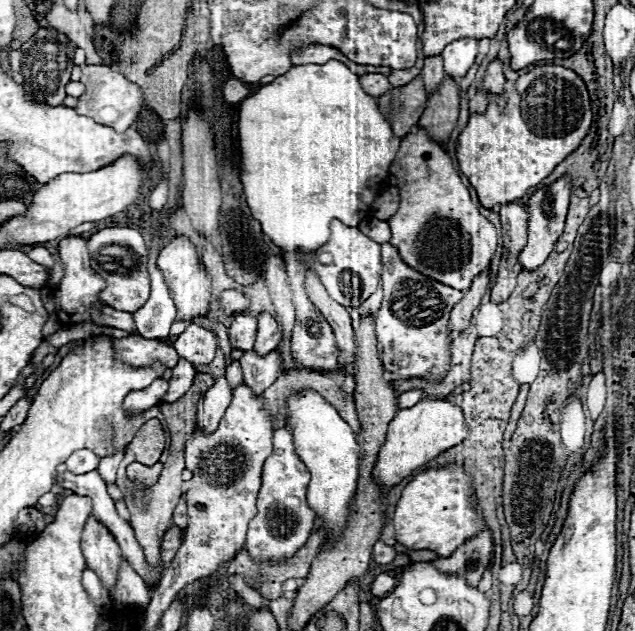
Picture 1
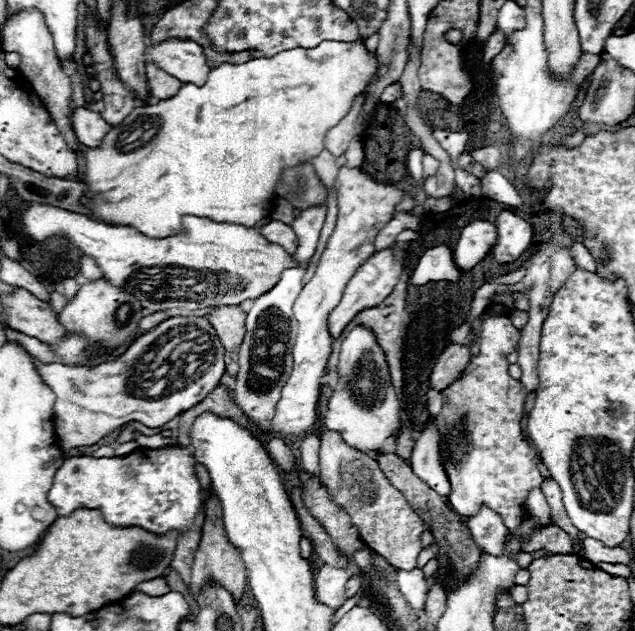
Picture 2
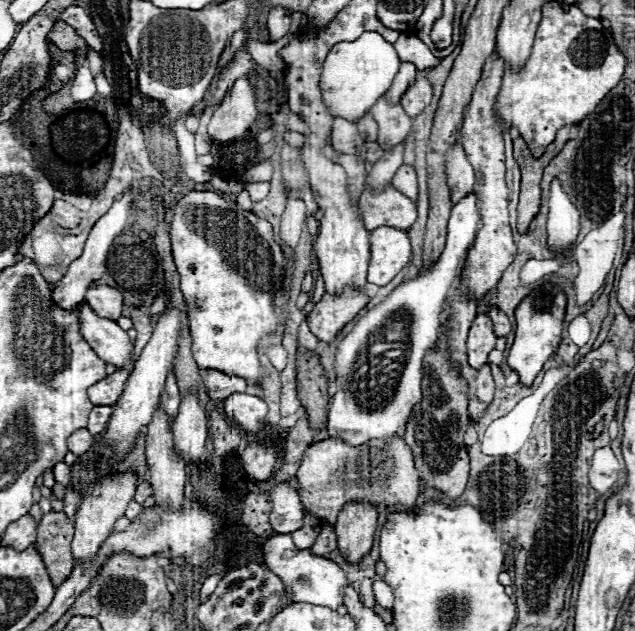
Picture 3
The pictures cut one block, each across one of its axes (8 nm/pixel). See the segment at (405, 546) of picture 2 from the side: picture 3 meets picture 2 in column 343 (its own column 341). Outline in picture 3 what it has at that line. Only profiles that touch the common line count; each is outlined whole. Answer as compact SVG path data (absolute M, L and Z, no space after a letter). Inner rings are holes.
M392 436L392 440L378 444L378 448L372 448L372 444L352 448L336 438L316 442L306 448L296 482L302 486L300 498L304 510L328 524L336 522L346 502L372 502L374 506L412 510L420 490L420 476L414 468L412 450L404 444L402 436Z

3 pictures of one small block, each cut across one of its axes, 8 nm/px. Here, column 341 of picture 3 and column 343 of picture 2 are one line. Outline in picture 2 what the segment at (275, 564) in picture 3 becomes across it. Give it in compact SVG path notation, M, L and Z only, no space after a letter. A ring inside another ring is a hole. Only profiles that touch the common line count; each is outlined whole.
M324 564L314 578L314 594L320 604L338 610L346 602L346 582L350 572L346 568L334 568Z

